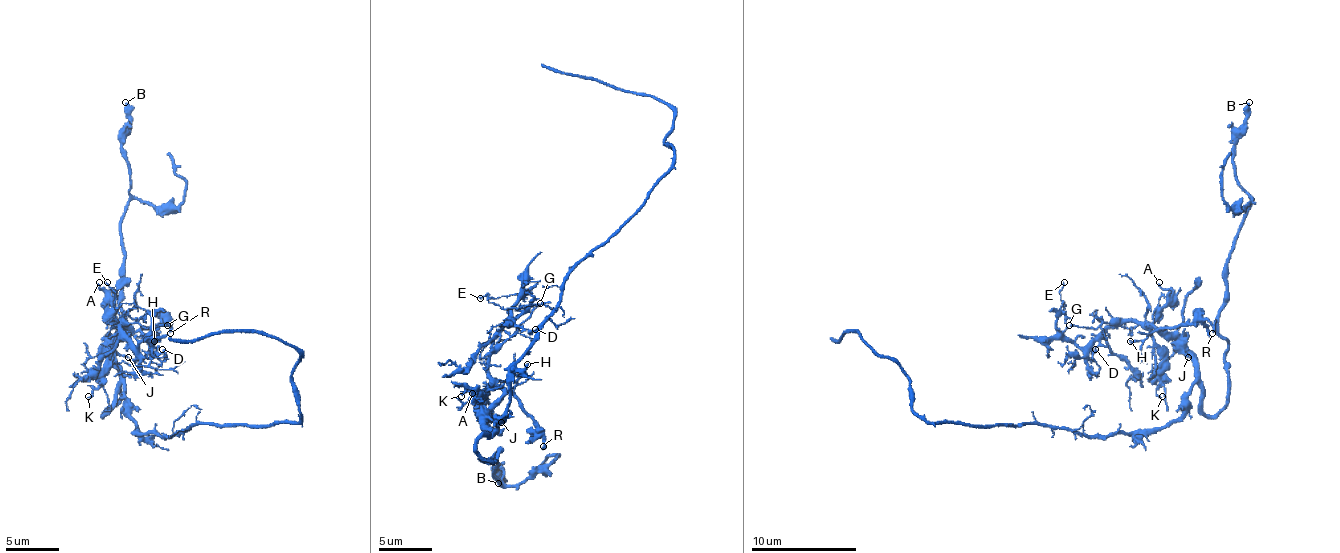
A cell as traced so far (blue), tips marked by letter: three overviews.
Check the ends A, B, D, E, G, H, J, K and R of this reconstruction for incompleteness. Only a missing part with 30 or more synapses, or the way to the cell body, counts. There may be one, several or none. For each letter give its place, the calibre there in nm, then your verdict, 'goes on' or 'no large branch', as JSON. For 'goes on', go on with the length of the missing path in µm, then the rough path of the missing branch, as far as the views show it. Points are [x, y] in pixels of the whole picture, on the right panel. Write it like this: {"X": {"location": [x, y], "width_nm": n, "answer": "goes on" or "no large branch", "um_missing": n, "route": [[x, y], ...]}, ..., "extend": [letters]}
{"A": {"location": [1159, 282], "width_nm": 140, "answer": "no large branch"}, "B": {"location": [1249, 102], "width_nm": 460, "answer": "no large branch"}, "D": {"location": [1095, 349], "width_nm": 160, "answer": "no large branch"}, "E": {"location": [1064, 282], "width_nm": 100, "answer": "no large branch"}, "G": {"location": [1069, 325], "width_nm": 140, "answer": "no large branch"}, "H": {"location": [1130, 341], "width_nm": 140, "answer": "no large branch"}, "J": {"location": [1188, 357], "width_nm": 150, "answer": "no large branch"}, "K": {"location": [1162, 396], "width_nm": 120, "answer": "no large branch"}, "R": {"location": [1212, 333], "width_nm": 170, "answer": "no large branch"}, "extend": []}

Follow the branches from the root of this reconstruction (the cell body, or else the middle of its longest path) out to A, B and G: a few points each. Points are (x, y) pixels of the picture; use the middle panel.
A: (514, 367), (509, 409), (493, 430), (485, 422), (487, 409), (503, 393), (490, 388), (480, 404), (472, 393)
B: (514, 367), (509, 409), (474, 446), (493, 462), (485, 462), (480, 459), (490, 462), (498, 451), (498, 483)
G: (514, 367), (509, 409), (493, 430), (485, 422), (482, 406), (490, 380), (487, 359), (540, 303)

